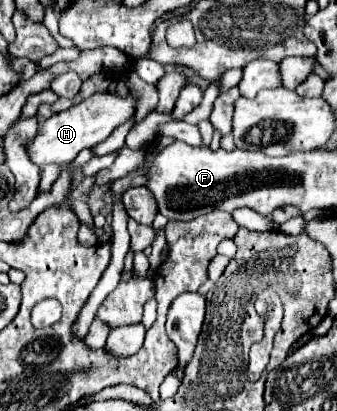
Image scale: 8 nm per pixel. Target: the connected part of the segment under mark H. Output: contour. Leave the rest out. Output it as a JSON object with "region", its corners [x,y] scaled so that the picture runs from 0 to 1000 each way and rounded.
{"region":[[[282,229],[264,234],[258,243],[175,273],[157,277],[151,287],[128,292],[104,336],[74,345],[74,365],[92,384],[98,399],[110,399],[116,409],[139,404],[139,399],[175,399],[193,404],[205,394],[223,389],[223,380],[246,365],[246,360],[270,360],[294,345],[306,345],[353,302],[377,297],[389,287],[389,277],[407,263],[407,238],[401,229],[377,229],[377,234],[347,234],[347,229]]]}

